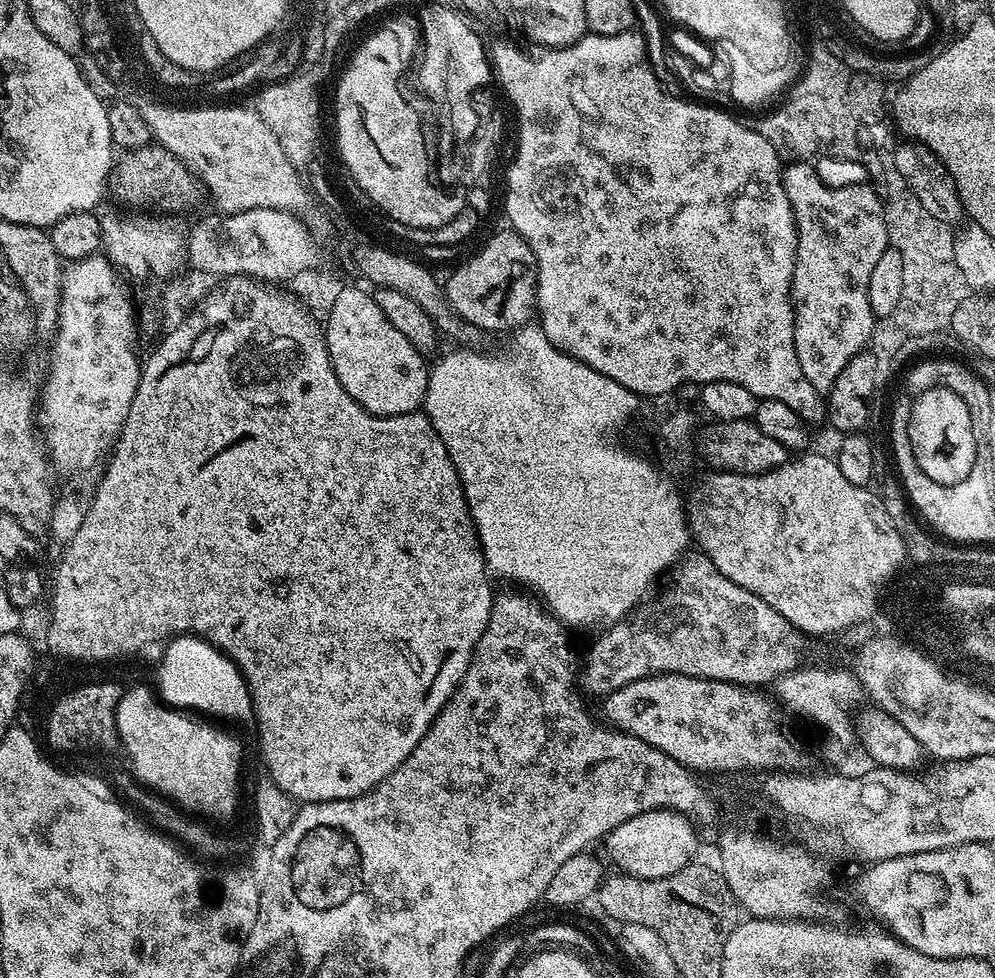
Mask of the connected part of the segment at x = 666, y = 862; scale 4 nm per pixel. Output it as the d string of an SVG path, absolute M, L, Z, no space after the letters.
M659 808L622 822L622 826L604 837L602 847L612 855L621 873L647 880L666 878L670 874L678 874L678 870L688 867L697 859L696 847L700 840L696 837L696 831L697 825L683 812Z

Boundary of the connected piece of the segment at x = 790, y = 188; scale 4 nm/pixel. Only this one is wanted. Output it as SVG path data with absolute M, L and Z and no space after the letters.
M792 162L783 169L784 189L786 198L790 198L792 213L796 219L796 261L794 262L794 274L792 275L792 309L794 310L794 350L798 350L798 366L802 366L802 374L810 381L810 386L821 394L826 394L834 386L838 374L842 374L842 369L850 358L854 358L859 352L865 351L869 347L872 334L876 329L878 317L870 310L870 274L874 270L874 265L878 263L878 258L888 247L888 234L886 228L886 218L884 217L884 204L881 200L881 193L875 187L867 188L864 184L852 184L849 188L835 188L832 184L827 184L808 162Z

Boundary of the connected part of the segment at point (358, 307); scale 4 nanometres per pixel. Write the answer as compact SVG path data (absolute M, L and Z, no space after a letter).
M341 287L323 330L334 374L338 374L338 382L342 382L346 394L358 406L375 416L401 416L423 405L429 365L424 365L421 352L414 350L412 343L387 320L386 314L378 310L371 291Z

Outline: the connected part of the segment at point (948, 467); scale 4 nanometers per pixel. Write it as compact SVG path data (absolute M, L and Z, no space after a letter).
M926 390L911 401L908 414L908 433L918 466L941 486L962 482L974 465L975 440L966 402L954 390Z

